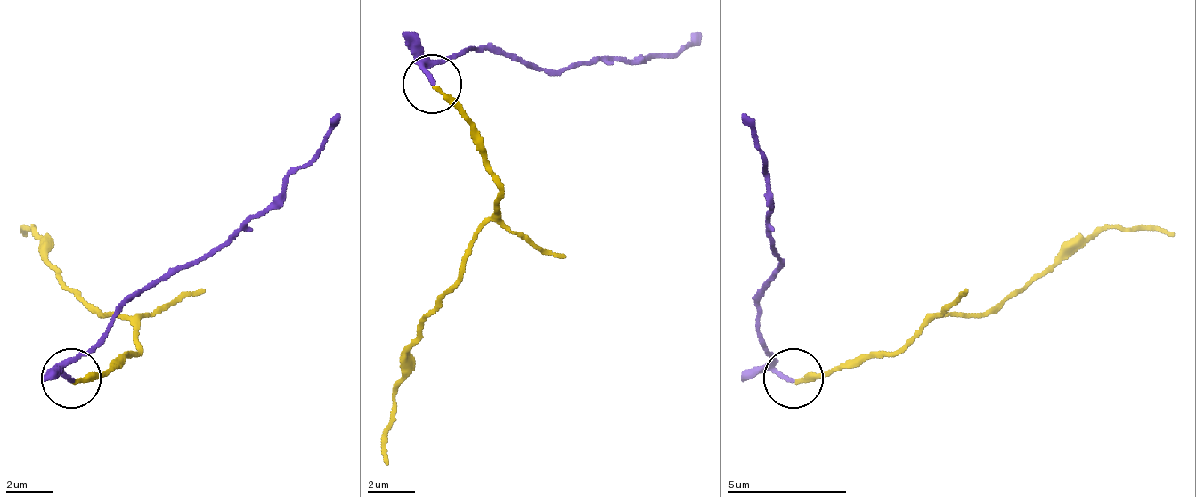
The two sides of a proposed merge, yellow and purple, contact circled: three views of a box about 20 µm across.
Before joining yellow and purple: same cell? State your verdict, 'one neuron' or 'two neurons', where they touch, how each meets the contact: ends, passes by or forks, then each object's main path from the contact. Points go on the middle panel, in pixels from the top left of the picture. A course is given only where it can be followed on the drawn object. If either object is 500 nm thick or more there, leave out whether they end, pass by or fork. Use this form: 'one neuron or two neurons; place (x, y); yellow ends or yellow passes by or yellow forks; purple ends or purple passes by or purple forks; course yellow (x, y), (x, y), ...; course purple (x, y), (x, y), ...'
one neuron; place (432, 84); yellow ends; purple ends; course yellow (430, 88), (472, 130), (496, 183), (496, 207), (478, 231), (460, 279), (407, 350), (394, 392), (389, 463); course purple (430, 82), (425, 64), (466, 46), (490, 46), (567, 70), (669, 59), (698, 35)

